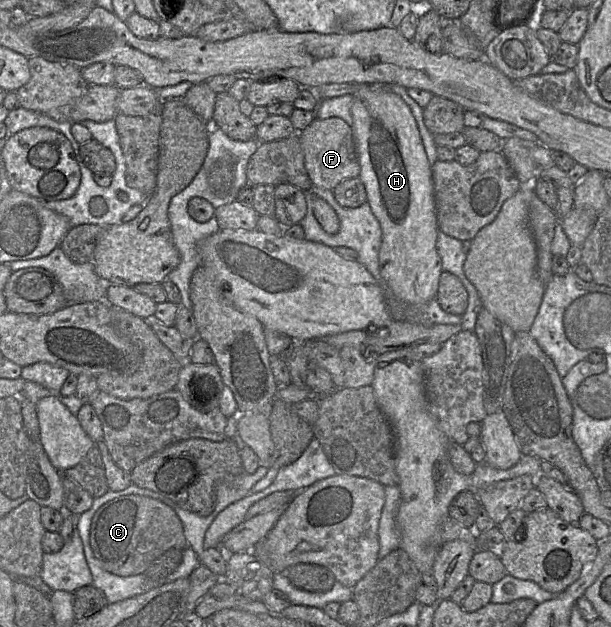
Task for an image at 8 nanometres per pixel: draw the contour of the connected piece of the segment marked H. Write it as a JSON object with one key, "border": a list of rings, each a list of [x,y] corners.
{"border":[[[361,84],[353,94],[351,128],[360,164],[358,177],[365,186],[367,203],[382,230],[379,250],[381,276],[399,301],[409,308],[421,308],[432,299],[436,299],[443,272],[442,261],[436,249],[440,229],[436,214],[433,175],[410,107],[402,97],[383,85]]]}

